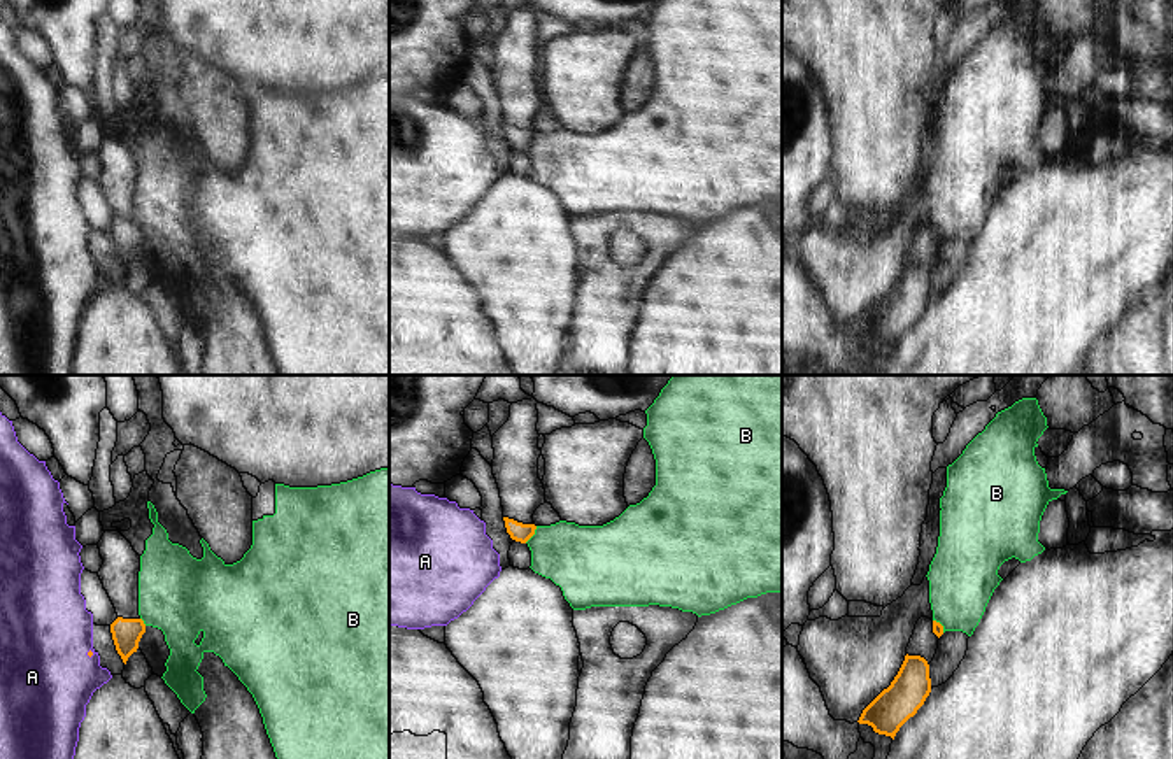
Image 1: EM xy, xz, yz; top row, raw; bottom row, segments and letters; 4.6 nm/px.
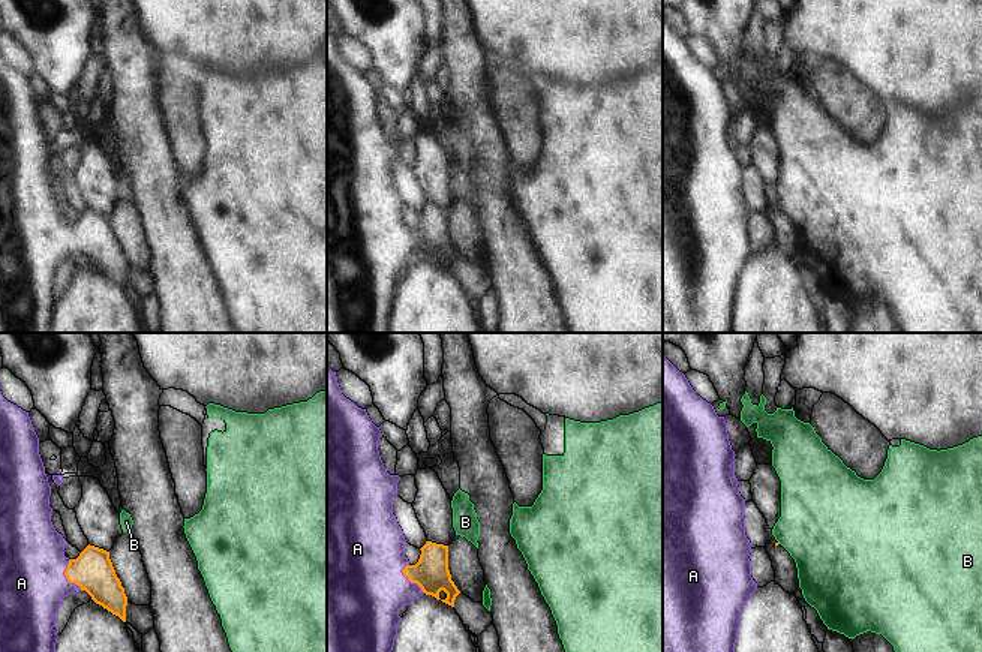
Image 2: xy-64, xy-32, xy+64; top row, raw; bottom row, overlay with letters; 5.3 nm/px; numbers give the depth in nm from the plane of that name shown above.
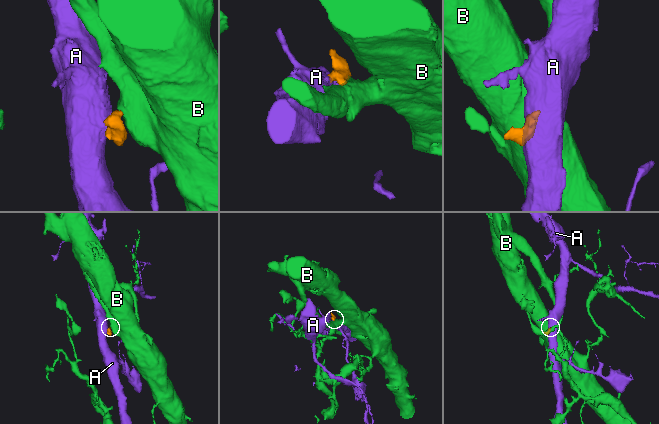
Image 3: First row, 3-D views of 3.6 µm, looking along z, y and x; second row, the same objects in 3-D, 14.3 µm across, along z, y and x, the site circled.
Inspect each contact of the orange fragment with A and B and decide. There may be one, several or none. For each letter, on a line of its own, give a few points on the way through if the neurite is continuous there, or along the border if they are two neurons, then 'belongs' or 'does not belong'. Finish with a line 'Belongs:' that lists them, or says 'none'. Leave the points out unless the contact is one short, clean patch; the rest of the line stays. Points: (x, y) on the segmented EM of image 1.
A: runs through xy (90, 652), (88, 654), (46, 677); belongs
B: border along xz (537, 526), (525, 542); does not belong
Belongs: A

